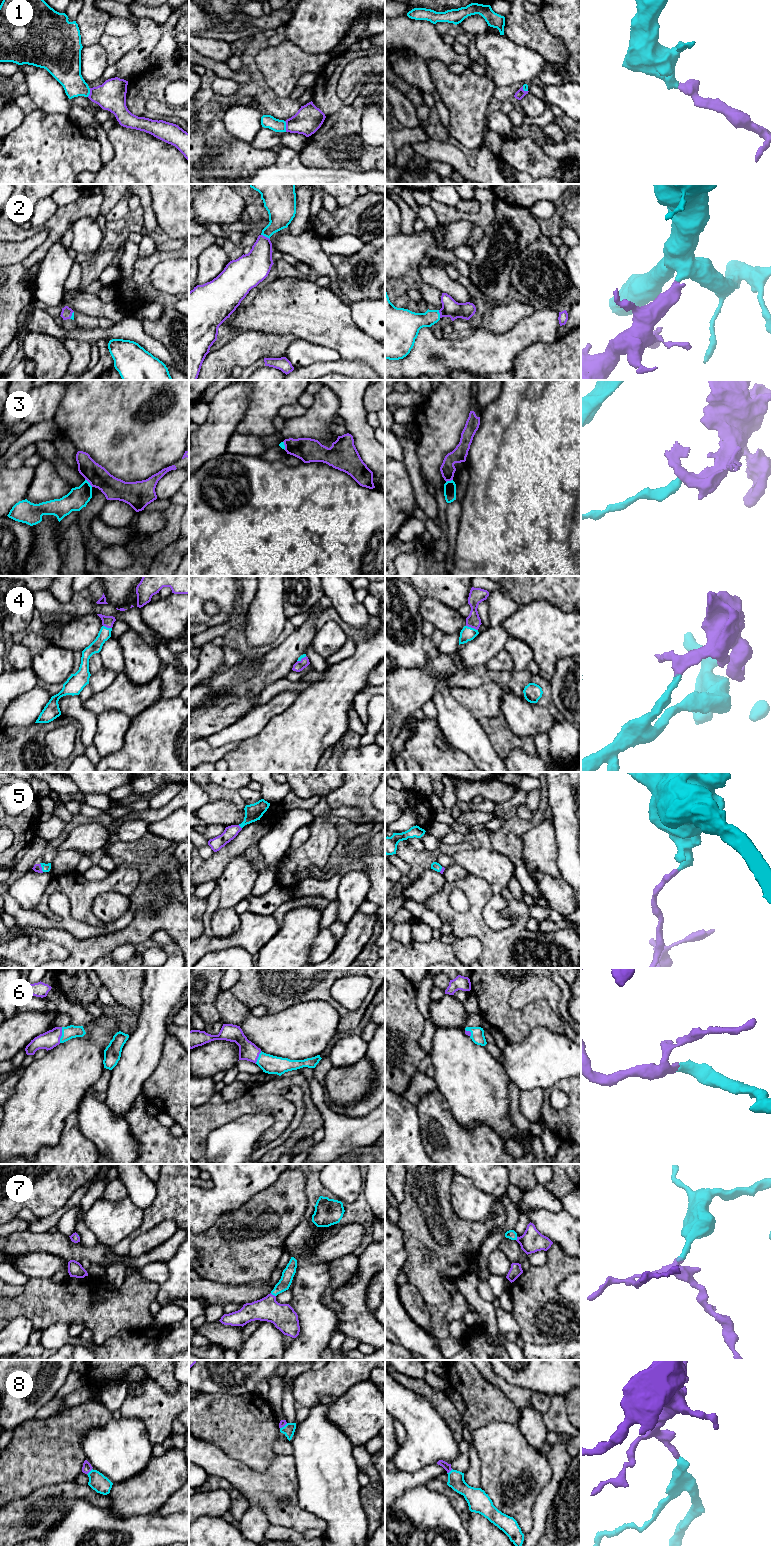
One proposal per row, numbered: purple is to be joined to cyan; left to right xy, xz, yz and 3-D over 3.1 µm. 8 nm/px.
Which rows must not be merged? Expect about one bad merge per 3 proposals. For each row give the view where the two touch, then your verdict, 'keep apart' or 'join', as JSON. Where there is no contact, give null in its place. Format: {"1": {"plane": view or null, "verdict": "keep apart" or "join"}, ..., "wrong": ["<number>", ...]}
{"1": {"plane": "xz", "verdict": "join"}, "2": {"plane": "xz", "verdict": "join"}, "3": {"plane": "xy", "verdict": "keep apart"}, "4": {"plane": "yz", "verdict": "join"}, "5": {"plane": "xy", "verdict": "join"}, "6": {"plane": "xy", "verdict": "join"}, "7": {"plane": "xz", "verdict": "join"}, "8": {"plane": "xy", "verdict": "join"}, "wrong": ["3"]}

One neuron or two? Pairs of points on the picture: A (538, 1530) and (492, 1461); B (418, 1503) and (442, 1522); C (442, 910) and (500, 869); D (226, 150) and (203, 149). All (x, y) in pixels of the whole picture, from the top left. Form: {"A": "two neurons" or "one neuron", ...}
{"A": "two neurons", "B": "one neuron", "C": "two neurons", "D": "two neurons"}

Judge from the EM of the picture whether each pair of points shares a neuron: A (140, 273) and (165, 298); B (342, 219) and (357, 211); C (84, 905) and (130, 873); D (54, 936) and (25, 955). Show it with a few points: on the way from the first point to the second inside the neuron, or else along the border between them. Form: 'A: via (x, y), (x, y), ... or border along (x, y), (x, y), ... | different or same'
A: via (141, 281), (157, 296) | same
B: via (346, 219), (353, 215) | same
C: via (92, 893), (99, 886), (113, 883), (118, 879) | same
D: border along (42, 939), (48, 939), (61, 944), (69, 951) | different

